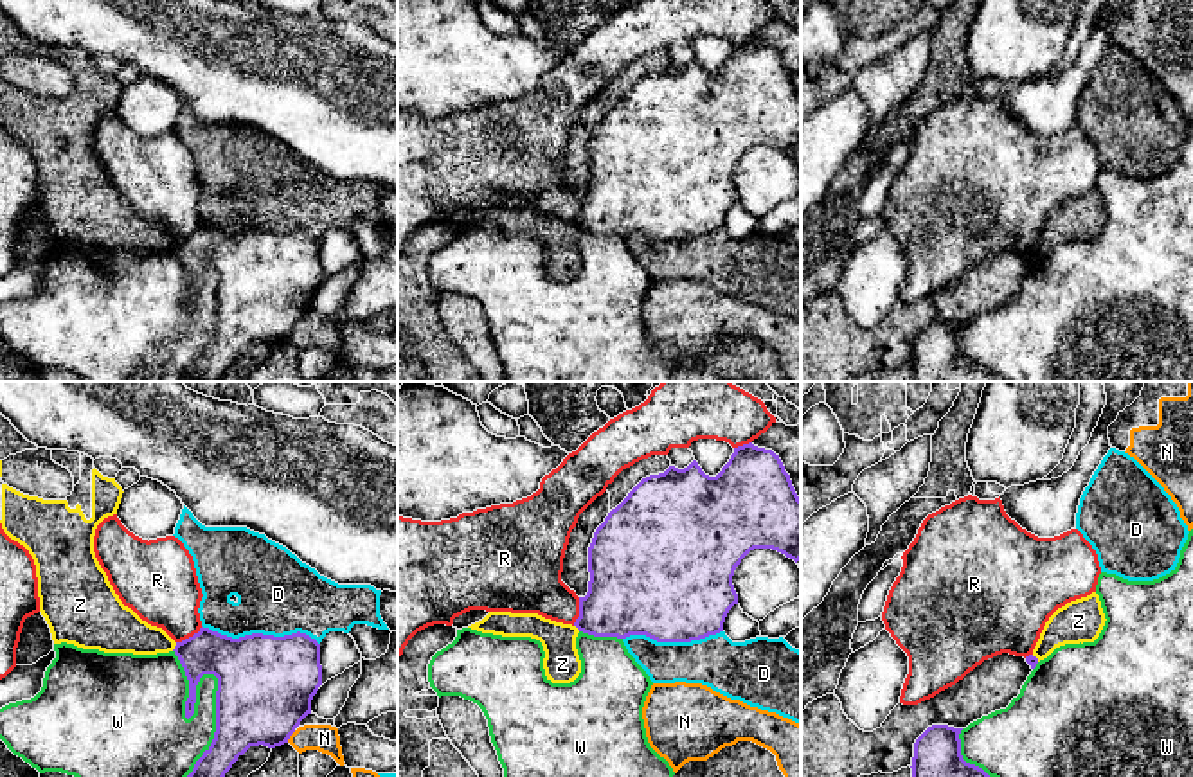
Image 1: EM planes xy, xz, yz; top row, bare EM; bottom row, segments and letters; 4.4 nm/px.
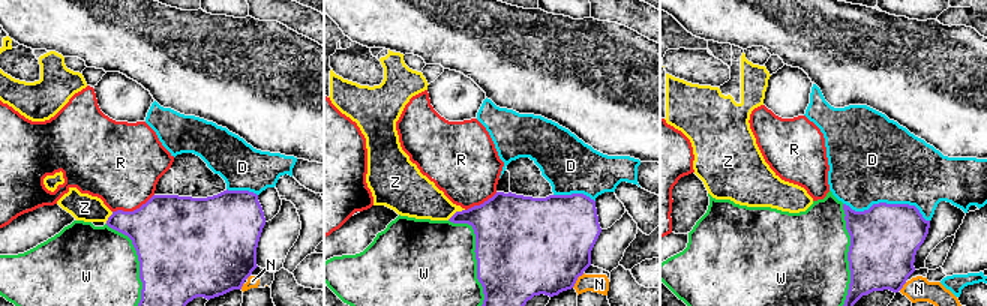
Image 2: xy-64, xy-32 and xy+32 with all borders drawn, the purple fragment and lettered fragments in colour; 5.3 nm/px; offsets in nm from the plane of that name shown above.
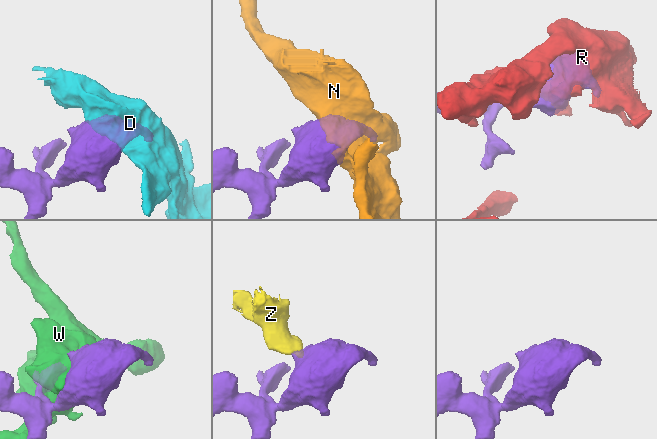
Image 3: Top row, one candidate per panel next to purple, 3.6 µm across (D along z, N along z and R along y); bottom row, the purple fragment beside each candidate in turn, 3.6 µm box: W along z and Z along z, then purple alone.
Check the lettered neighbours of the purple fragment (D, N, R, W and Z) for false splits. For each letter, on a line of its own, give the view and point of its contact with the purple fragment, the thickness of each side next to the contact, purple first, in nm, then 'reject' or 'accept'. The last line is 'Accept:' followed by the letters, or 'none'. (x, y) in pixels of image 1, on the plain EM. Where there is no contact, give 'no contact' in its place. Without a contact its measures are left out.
D: contact xy (261, 231); calibres 440 and 360 nm; reject
N: contact xy (290, 331); calibres 440 and 130 nm; reject
R: contact xz (580, 209); calibres 380 and 260 nm; reject
W: contact xy (207, 270); calibres 400 and 300 nm; reject
Z: contact xy (175, 243); calibres 200 and 190 nm; reject
Accept: none

